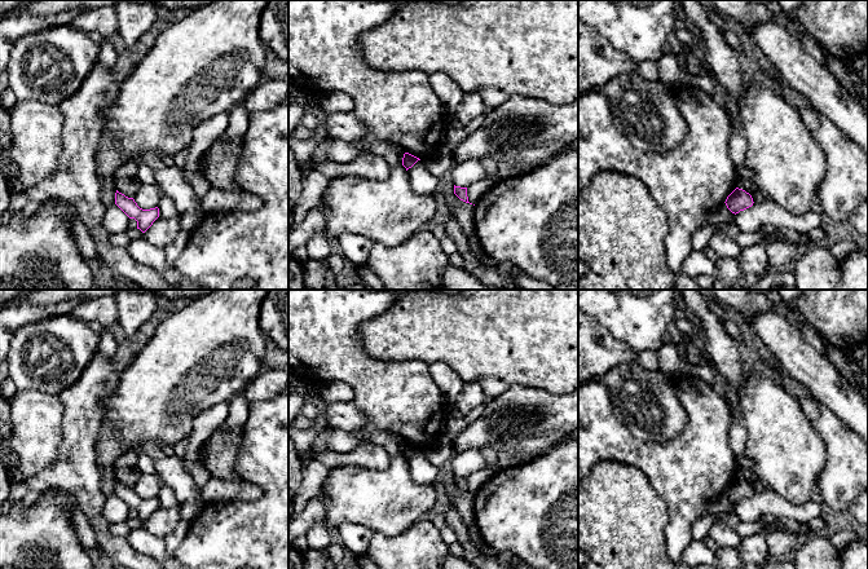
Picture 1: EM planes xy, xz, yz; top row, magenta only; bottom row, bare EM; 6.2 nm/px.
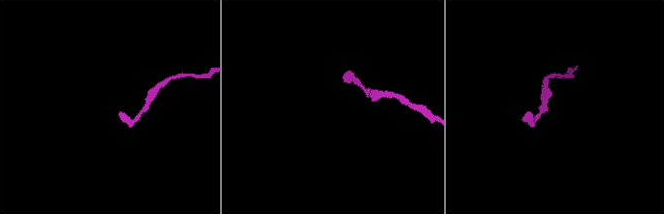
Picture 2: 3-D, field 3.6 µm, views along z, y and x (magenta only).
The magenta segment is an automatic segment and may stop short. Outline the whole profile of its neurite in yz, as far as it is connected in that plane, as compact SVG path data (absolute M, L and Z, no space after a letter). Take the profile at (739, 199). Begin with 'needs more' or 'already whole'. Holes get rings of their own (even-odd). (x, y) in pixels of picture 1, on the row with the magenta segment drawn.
already whole; M736 188L726 199L726 206L732 213L739 213L753 206L753 198L749 193Z

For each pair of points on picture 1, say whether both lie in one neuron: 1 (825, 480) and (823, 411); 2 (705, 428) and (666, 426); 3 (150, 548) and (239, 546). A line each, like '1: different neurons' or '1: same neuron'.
1: same neuron
2: different neurons
3: different neurons

